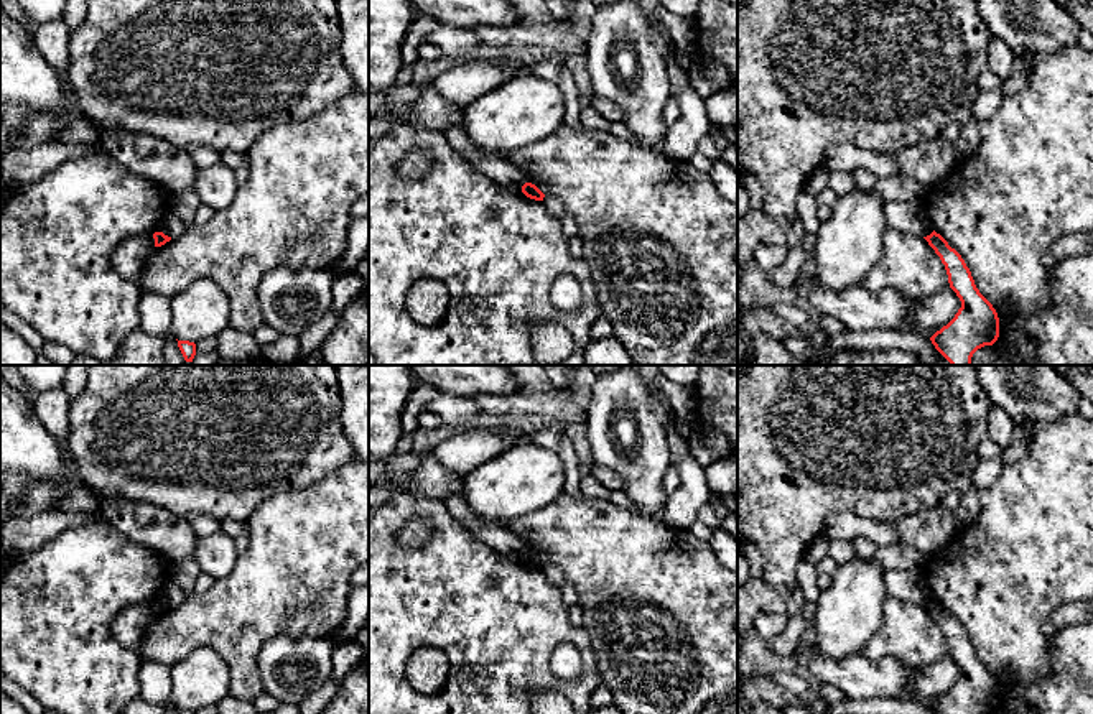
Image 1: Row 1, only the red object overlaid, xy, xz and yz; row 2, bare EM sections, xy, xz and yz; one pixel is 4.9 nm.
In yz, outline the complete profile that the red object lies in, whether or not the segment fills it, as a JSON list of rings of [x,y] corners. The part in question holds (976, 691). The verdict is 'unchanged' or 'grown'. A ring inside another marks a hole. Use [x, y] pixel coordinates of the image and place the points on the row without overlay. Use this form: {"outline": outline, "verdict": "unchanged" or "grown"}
{"outline": [[[935,599],[923,605],[945,633],[950,656],[961,670],[955,686],[937,699],[933,714],[993,714],[999,706],[999,686],[979,661],[961,624]]], "verdict": "unchanged"}

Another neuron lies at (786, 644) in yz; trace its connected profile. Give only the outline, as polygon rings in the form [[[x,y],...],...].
[[[793,609],[787,628],[767,642],[769,648],[779,656],[792,656],[805,630],[805,617],[797,609]]]

